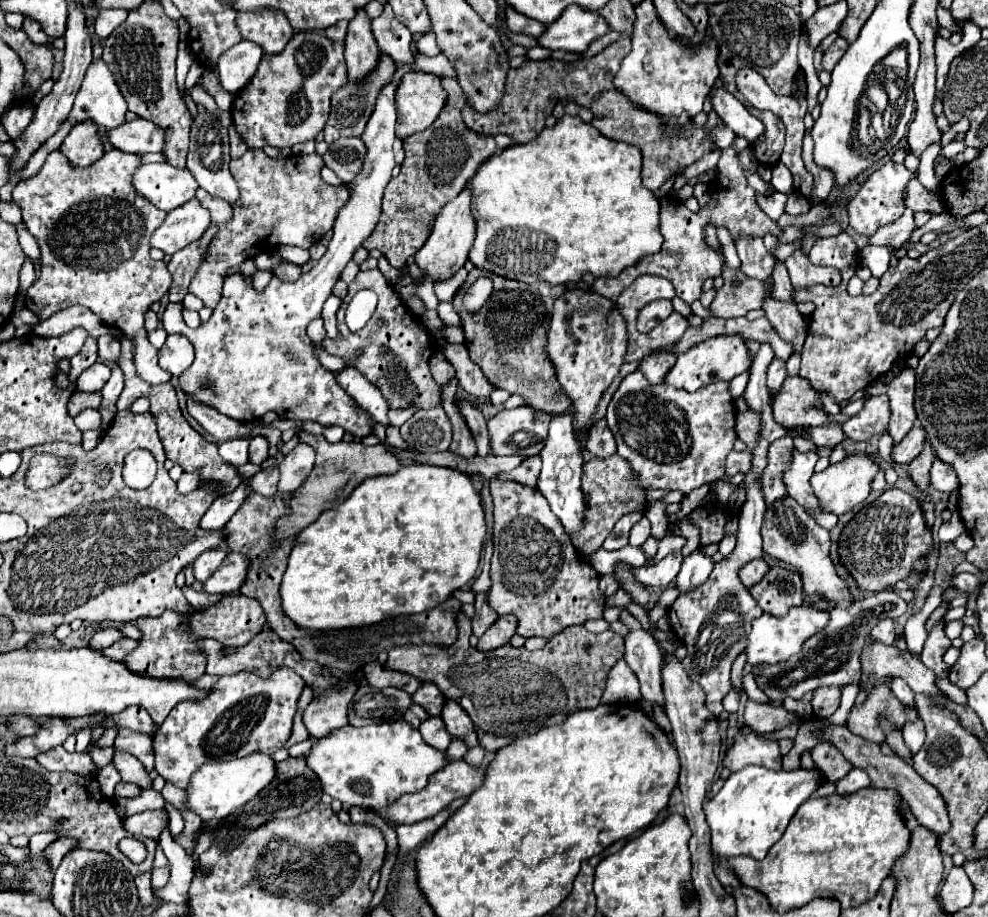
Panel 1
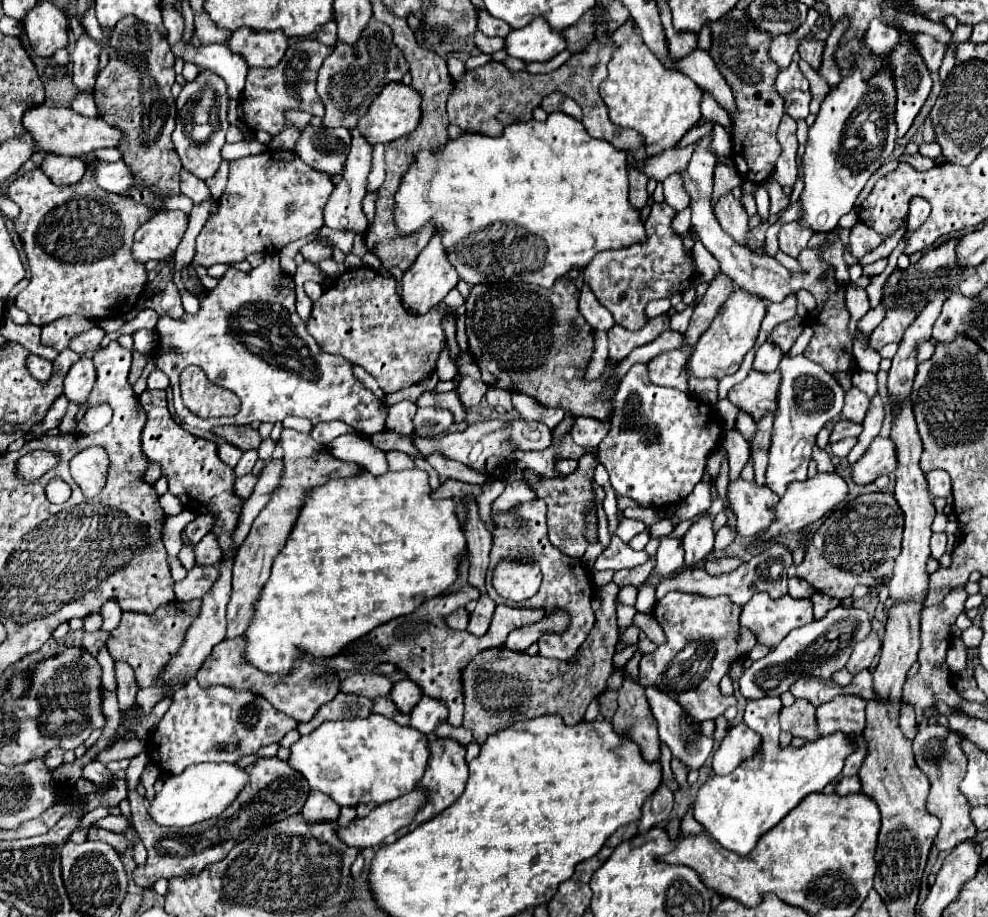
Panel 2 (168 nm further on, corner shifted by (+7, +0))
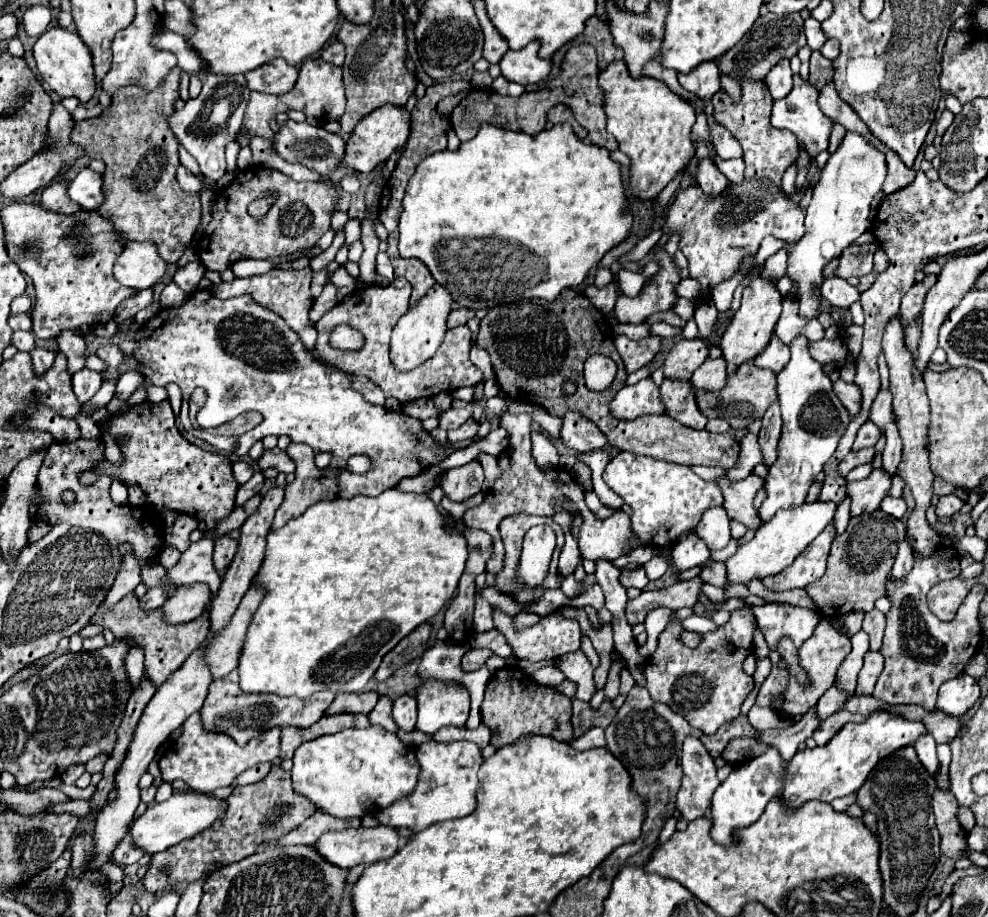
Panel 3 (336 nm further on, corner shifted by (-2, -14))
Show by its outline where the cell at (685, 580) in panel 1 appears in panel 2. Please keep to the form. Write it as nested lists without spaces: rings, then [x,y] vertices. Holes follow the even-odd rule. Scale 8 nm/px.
[[[701,516],[691,524],[687,534],[683,536],[683,548],[685,548],[685,564],[695,566],[707,558],[707,554],[713,550],[715,530],[713,530],[713,518]]]

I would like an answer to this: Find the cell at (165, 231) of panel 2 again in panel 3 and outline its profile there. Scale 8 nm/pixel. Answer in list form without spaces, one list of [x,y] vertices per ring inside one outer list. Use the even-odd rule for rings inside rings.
[[[130,242],[116,260],[114,276],[120,284],[136,290],[154,286],[166,274],[168,262],[152,242]]]

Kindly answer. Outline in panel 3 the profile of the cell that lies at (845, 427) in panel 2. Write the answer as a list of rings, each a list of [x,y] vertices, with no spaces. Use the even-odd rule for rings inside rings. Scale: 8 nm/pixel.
[[[868,420],[866,424],[860,426],[852,450],[862,450],[862,448],[868,448],[868,446],[876,446],[878,438],[880,438],[880,430],[878,430],[878,426],[876,426],[874,422]]]

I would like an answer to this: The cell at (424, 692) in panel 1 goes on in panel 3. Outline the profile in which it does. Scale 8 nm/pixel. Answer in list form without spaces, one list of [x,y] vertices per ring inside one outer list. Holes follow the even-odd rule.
[[[408,694],[400,696],[396,702],[394,702],[394,722],[398,724],[400,730],[406,730],[406,732],[412,732],[414,730],[414,724],[416,724],[416,700]]]

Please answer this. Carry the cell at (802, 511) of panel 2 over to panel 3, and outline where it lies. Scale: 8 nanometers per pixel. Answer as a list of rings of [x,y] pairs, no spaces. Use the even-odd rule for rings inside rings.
[[[818,500],[814,504],[800,504],[800,506],[792,506],[776,512],[774,518],[754,534],[752,542],[740,546],[738,552],[726,560],[728,584],[748,584],[752,578],[762,580],[790,566],[794,558],[832,522],[836,508],[838,508],[836,502]]]

